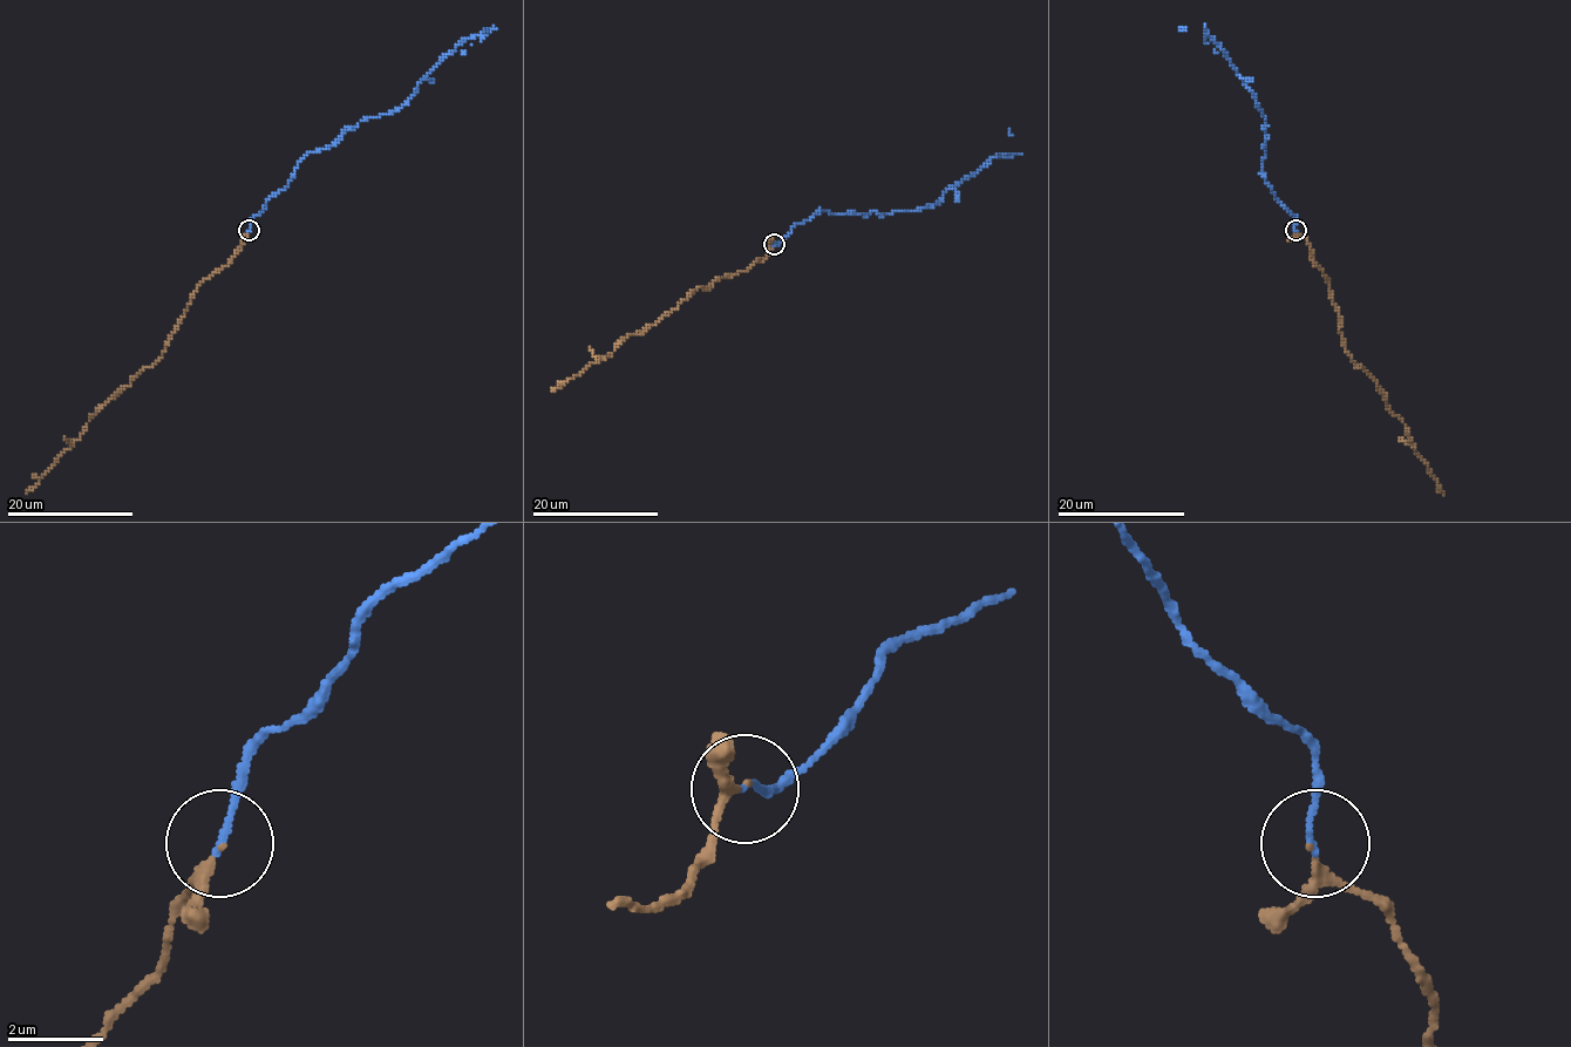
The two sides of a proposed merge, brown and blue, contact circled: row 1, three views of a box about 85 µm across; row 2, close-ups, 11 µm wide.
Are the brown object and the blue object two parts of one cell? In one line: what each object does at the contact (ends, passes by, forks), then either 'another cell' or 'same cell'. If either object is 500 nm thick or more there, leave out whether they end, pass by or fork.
brown passes by; blue ends; same cell

